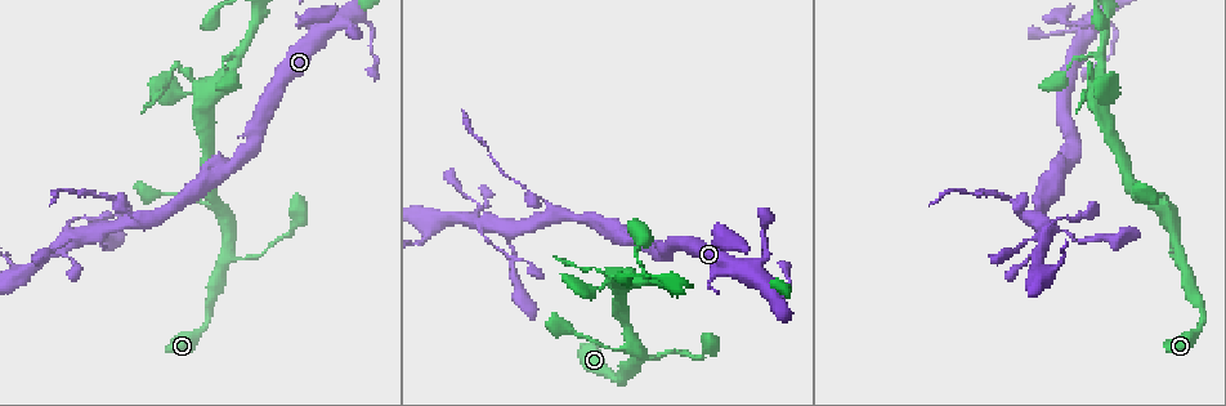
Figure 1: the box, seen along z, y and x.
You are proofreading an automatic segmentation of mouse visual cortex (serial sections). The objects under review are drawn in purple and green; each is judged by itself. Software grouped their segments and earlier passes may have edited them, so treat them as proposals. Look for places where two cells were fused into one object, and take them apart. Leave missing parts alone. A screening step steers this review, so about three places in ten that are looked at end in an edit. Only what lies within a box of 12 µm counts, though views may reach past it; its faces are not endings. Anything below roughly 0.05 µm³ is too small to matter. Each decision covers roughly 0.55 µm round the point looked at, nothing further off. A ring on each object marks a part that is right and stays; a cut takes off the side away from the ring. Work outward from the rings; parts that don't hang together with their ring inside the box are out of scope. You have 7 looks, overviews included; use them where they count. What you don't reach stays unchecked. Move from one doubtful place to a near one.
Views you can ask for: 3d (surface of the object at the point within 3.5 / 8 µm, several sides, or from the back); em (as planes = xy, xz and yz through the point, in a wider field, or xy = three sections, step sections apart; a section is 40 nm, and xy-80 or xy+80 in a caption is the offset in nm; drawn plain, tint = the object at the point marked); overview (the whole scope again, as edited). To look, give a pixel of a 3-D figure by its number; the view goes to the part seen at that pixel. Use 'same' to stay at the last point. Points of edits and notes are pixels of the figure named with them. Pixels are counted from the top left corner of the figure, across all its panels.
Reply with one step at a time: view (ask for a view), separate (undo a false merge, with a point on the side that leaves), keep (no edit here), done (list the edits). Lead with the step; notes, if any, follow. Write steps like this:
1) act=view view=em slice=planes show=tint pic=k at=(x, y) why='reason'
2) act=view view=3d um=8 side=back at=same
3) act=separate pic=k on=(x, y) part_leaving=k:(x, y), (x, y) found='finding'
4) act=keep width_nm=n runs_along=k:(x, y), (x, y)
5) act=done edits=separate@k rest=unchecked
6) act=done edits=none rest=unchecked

act=view view=3d um=3.5 pic=1 at=(140, 220) why='narrows sharply'

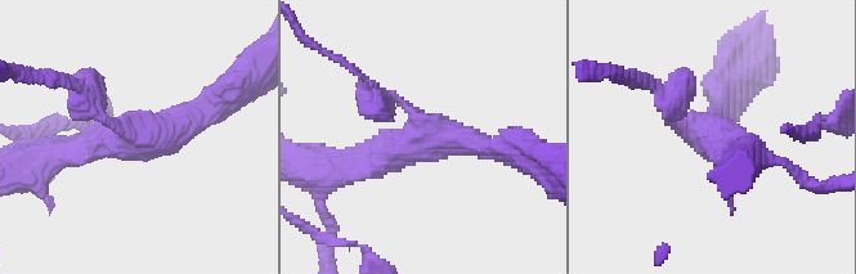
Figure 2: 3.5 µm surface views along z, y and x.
act=separate pic=2 on=(681, 104) arms=3 part_leaving=2:(679, 124), (649, 84), (615, 76) found='two cells meet here'

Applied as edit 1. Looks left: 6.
act=view view=overview

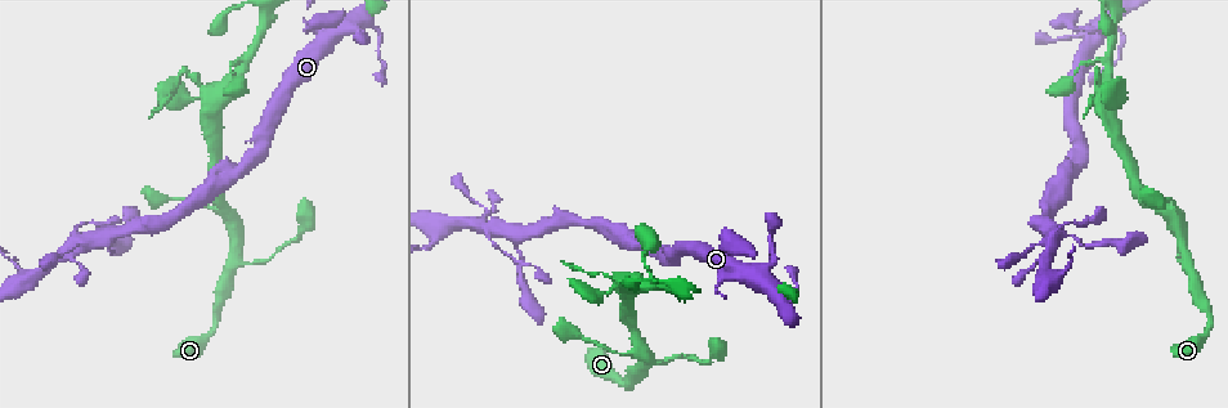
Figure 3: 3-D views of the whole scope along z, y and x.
act=view view=3d um=8 pic=3 at=(234, 260) why='two arms in line, one across'

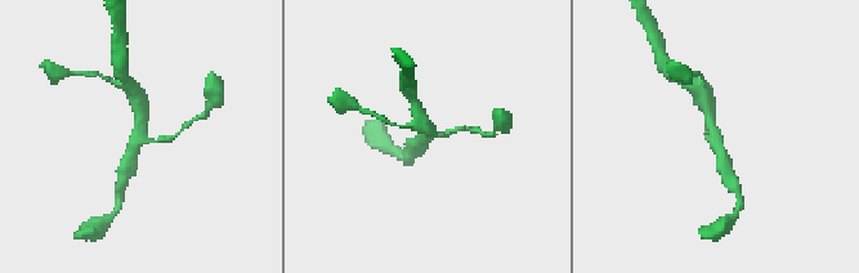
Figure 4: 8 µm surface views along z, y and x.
act=view view=3d um=3.5 pic=4 at=(422, 138) why='zoom in'

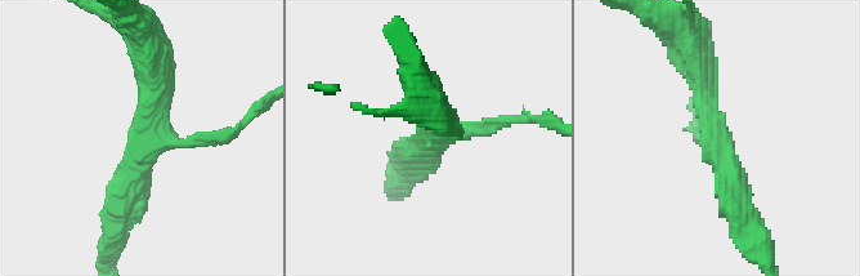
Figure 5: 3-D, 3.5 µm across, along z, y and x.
act=view view=em slice=planes show=tint pic=5 at=(150, 134)

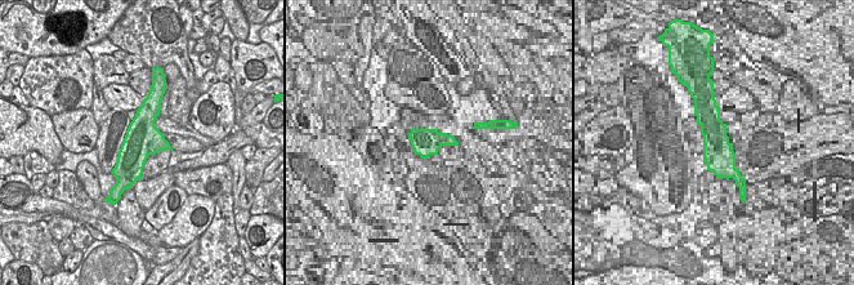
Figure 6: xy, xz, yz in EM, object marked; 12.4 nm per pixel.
act=keep width_nm=440 runs_along=5:(737, 208), (694, 53) found='continuous, no second cell'

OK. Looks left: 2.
act=done edits=separate@2 rest=unchecked

